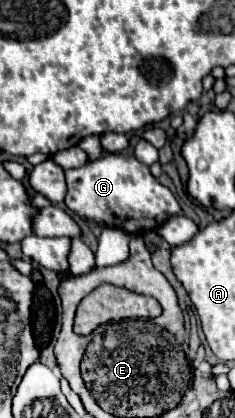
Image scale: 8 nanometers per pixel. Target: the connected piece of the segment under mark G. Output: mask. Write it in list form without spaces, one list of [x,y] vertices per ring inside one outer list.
[[[107,154],[95,162],[87,162],[83,168],[67,170],[67,196],[65,204],[87,220],[101,222],[105,226],[117,226],[131,230],[157,228],[161,222],[177,214],[177,200],[169,188],[161,186],[149,172],[149,166],[139,164],[133,156]]]

